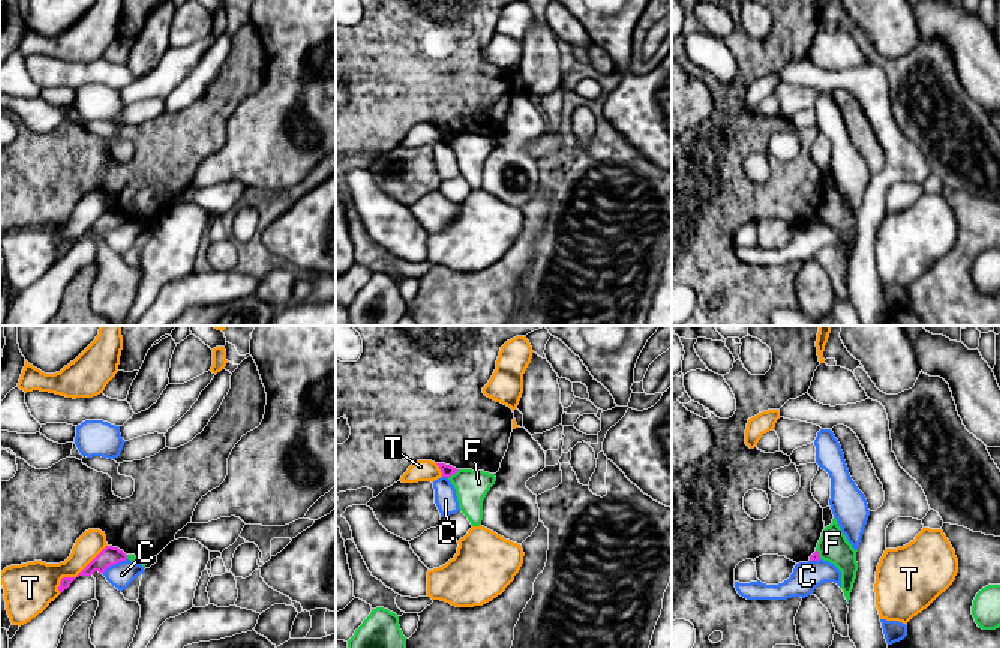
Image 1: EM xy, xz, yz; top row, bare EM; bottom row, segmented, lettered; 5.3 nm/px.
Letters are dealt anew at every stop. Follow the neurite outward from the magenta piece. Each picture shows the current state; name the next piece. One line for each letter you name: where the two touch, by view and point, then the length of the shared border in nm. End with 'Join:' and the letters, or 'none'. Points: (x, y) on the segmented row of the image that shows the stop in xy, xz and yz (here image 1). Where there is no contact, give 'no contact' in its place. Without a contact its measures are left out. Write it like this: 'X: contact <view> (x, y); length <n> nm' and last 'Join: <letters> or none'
Join: none

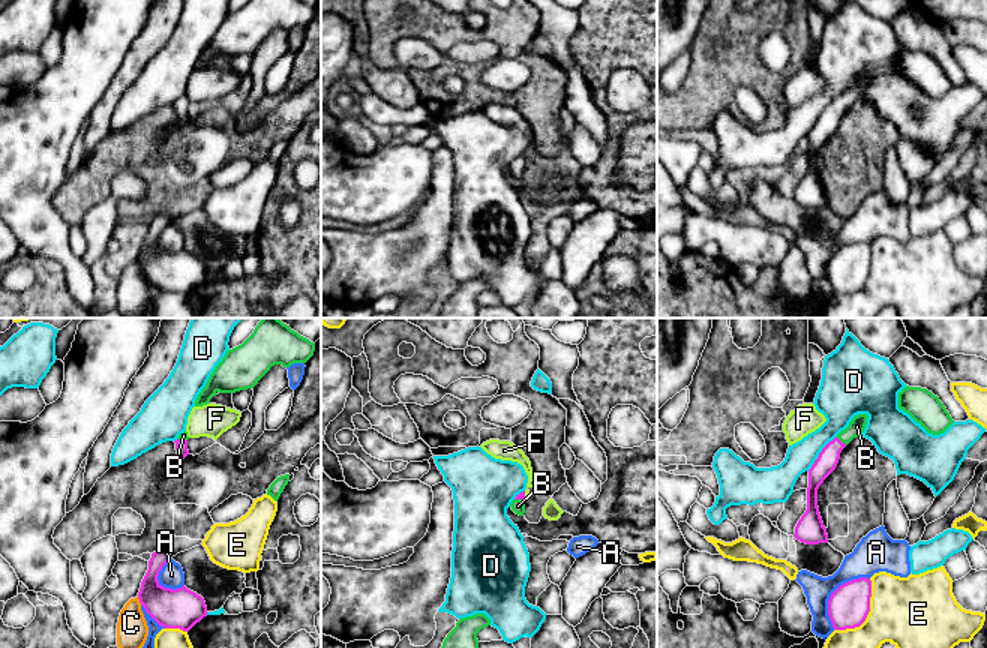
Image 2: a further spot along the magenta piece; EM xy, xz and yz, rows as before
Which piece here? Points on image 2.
B: contact yz (840, 441); length 80 nm
Join: B

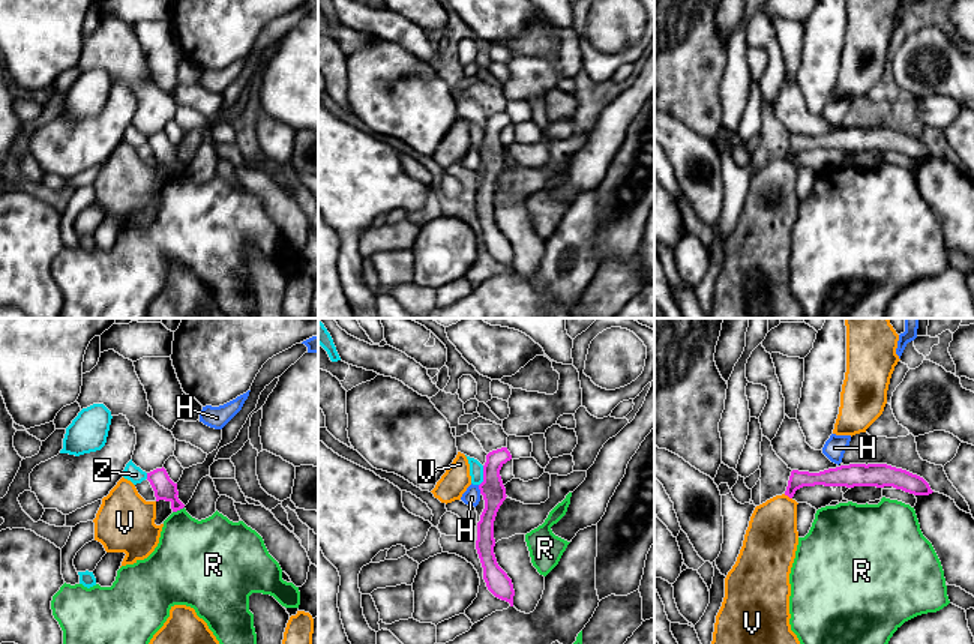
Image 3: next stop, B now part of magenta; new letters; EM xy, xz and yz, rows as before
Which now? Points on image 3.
Join: none

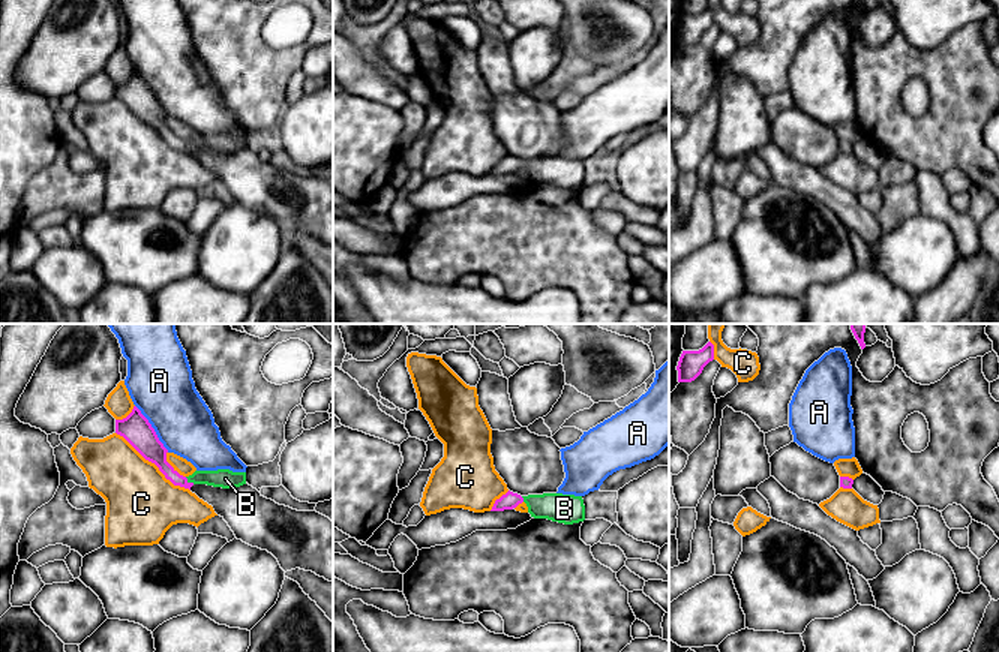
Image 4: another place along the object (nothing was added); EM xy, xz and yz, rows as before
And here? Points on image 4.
B: contact xy (189, 483); length 70 nm
Join: B

